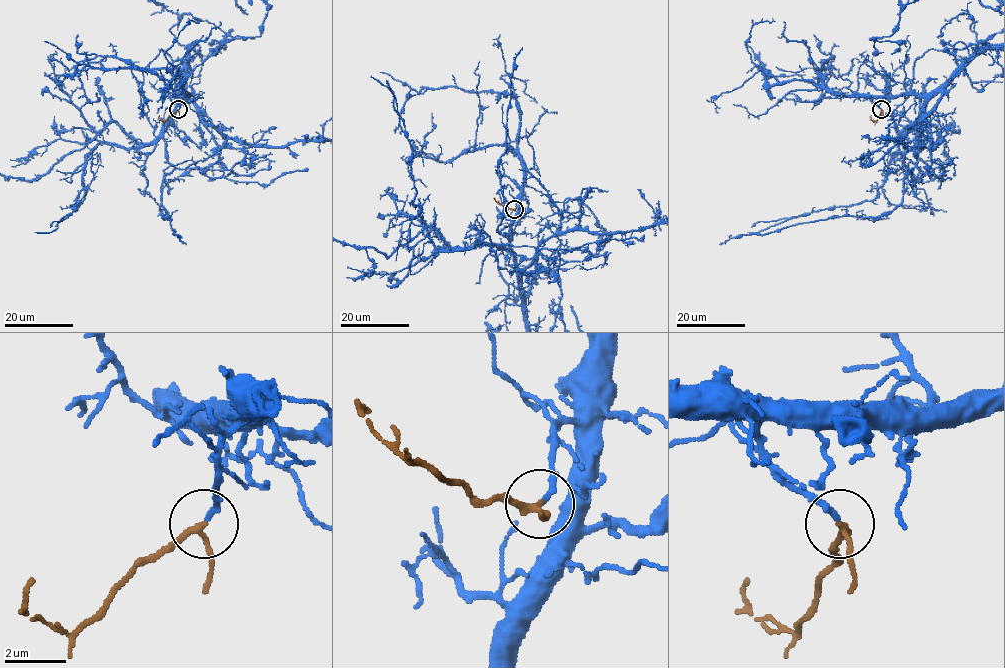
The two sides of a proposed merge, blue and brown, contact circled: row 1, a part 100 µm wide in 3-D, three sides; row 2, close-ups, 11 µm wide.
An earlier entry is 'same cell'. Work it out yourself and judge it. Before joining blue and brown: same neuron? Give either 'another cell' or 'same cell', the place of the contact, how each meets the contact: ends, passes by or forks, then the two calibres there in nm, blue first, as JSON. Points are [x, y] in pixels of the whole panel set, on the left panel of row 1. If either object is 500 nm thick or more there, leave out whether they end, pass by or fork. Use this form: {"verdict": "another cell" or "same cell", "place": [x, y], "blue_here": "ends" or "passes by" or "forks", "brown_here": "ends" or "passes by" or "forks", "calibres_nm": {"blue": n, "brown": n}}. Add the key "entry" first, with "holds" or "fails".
{"entry": "holds", "verdict": "same cell", "place": [178, 109], "blue_here": "ends", "brown_here": "passes by", "calibres_nm": {"blue": 200, "brown": 200}}

